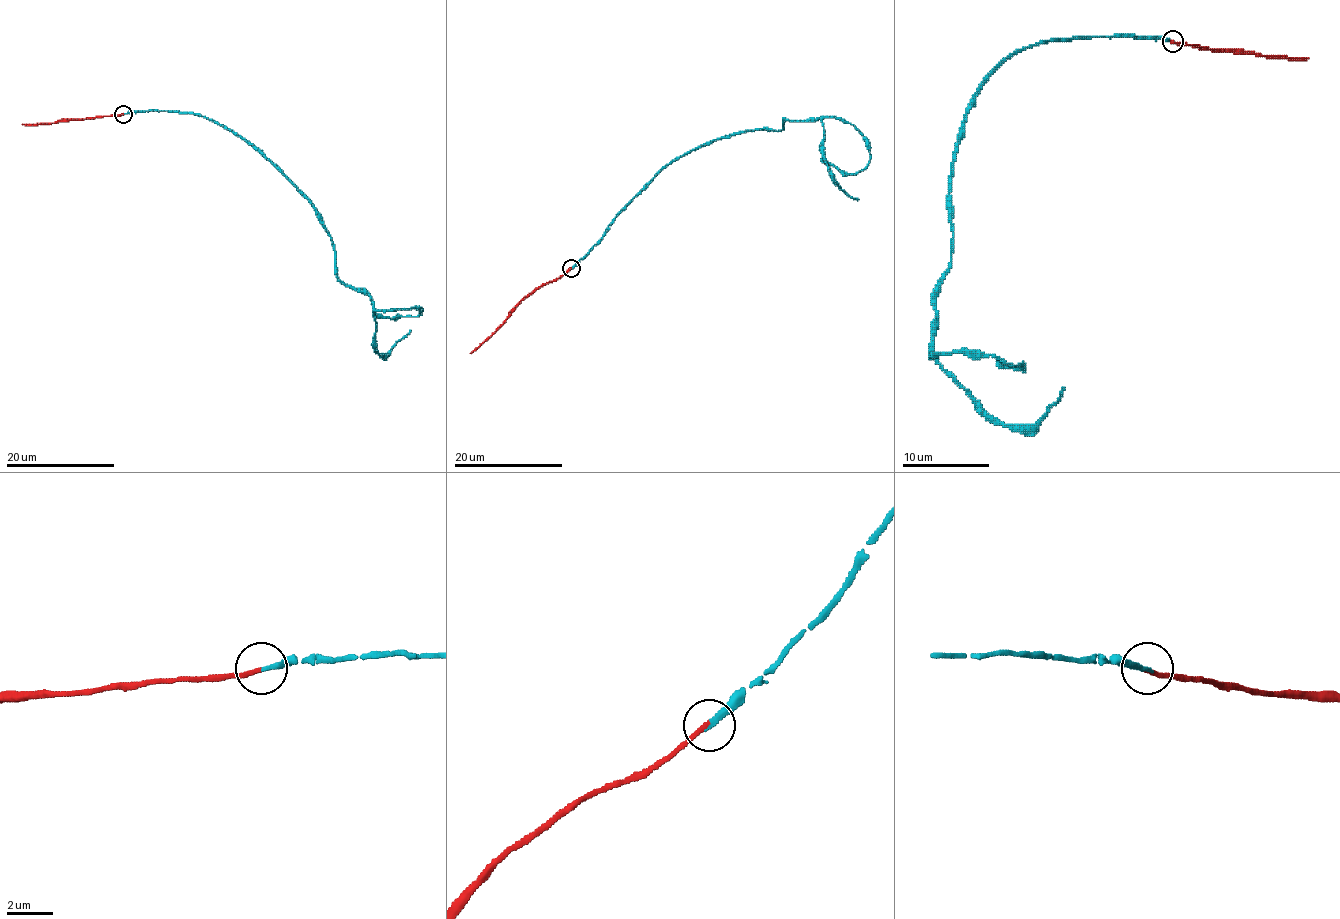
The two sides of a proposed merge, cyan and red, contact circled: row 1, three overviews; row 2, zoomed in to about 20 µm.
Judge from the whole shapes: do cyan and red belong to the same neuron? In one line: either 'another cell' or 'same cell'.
same cell

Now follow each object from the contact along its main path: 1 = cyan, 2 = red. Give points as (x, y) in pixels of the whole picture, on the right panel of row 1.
1: (1173, 40), (1040, 40), (981, 84), (951, 180), (951, 267), (935, 302), (931, 354), (996, 361)
2: (1173, 40), (1212, 49), (1243, 49), (1262, 56), (1308, 58)

